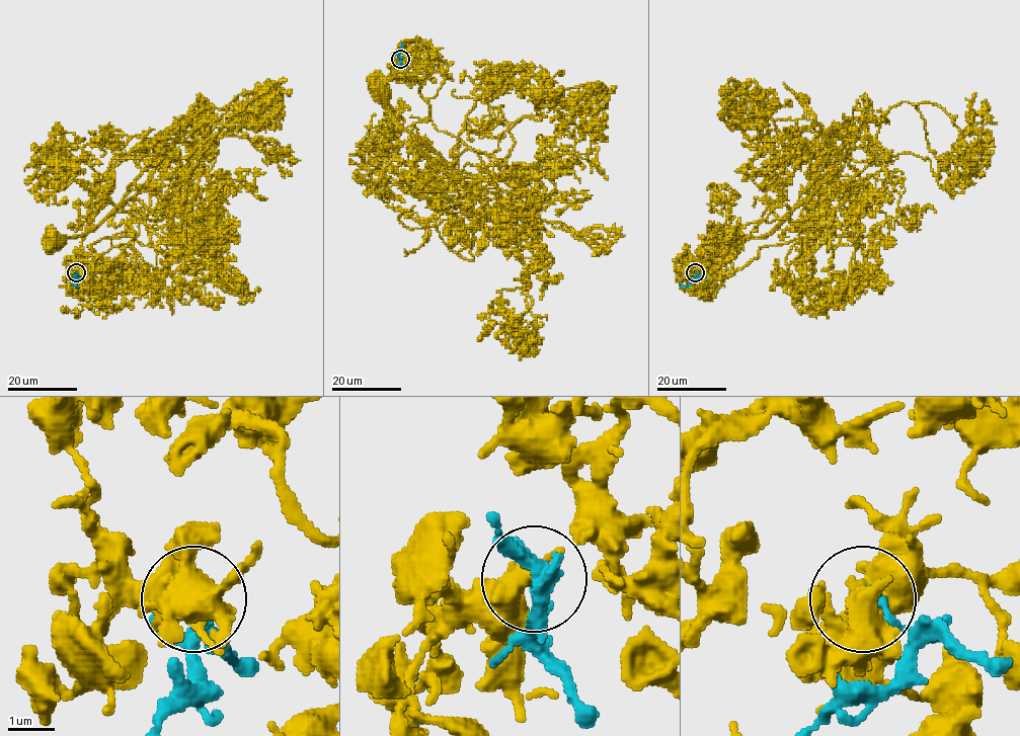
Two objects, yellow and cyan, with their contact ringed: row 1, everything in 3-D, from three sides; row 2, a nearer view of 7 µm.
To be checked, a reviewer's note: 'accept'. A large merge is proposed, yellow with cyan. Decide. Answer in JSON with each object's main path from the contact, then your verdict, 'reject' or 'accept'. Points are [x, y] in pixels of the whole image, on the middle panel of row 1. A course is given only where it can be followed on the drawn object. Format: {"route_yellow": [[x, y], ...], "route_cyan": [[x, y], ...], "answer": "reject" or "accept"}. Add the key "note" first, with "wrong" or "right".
{"note": "wrong", "route_yellow": [[400, 59], [392, 68], [420, 85], [430, 108], [412, 126], [420, 153], [468, 177], [411, 135], [374, 84]], "route_cyan": [[400, 59], [400, 43]], "answer": "reject"}

